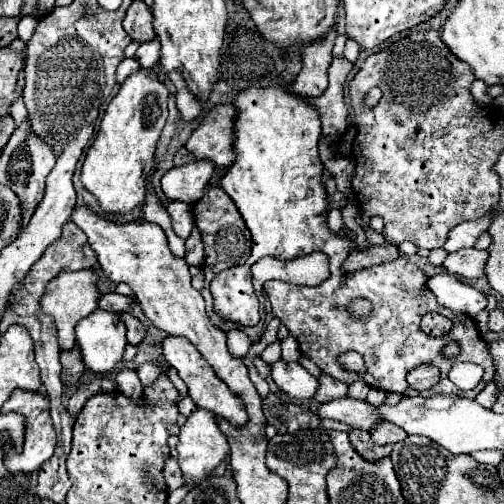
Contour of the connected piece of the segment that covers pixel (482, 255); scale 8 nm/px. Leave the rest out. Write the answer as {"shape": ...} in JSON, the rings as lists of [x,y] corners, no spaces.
{"shape":[[[463,248],[455,254],[449,254],[443,268],[449,274],[461,276],[461,278],[483,278],[485,276],[485,264],[487,264],[489,252],[487,250],[477,250],[477,248]]]}

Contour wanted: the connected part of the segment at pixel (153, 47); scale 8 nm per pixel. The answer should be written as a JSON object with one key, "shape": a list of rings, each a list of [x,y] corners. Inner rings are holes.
{"shape":[[[157,38],[141,44],[139,50],[137,50],[137,54],[135,54],[135,58],[141,64],[141,68],[151,68],[159,60],[159,50],[161,50],[161,44],[159,44]]]}

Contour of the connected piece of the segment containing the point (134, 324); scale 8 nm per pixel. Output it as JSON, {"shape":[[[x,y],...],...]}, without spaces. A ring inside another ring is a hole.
{"shape":[[[123,312],[123,314],[119,314],[119,316],[121,316],[121,320],[127,324],[127,342],[133,344],[133,346],[139,346],[139,342],[141,342],[143,336],[147,334],[145,328],[143,328],[143,324],[141,324],[135,316],[131,316],[131,314],[127,314],[127,312]]]}

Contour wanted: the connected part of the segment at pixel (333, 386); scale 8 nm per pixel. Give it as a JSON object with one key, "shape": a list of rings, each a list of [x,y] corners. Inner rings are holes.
{"shape":[[[323,374],[319,378],[319,388],[317,388],[317,394],[315,394],[315,400],[319,404],[325,404],[325,402],[331,402],[331,400],[337,400],[337,398],[345,398],[347,396],[347,386],[343,382],[337,382],[335,378]]]}

